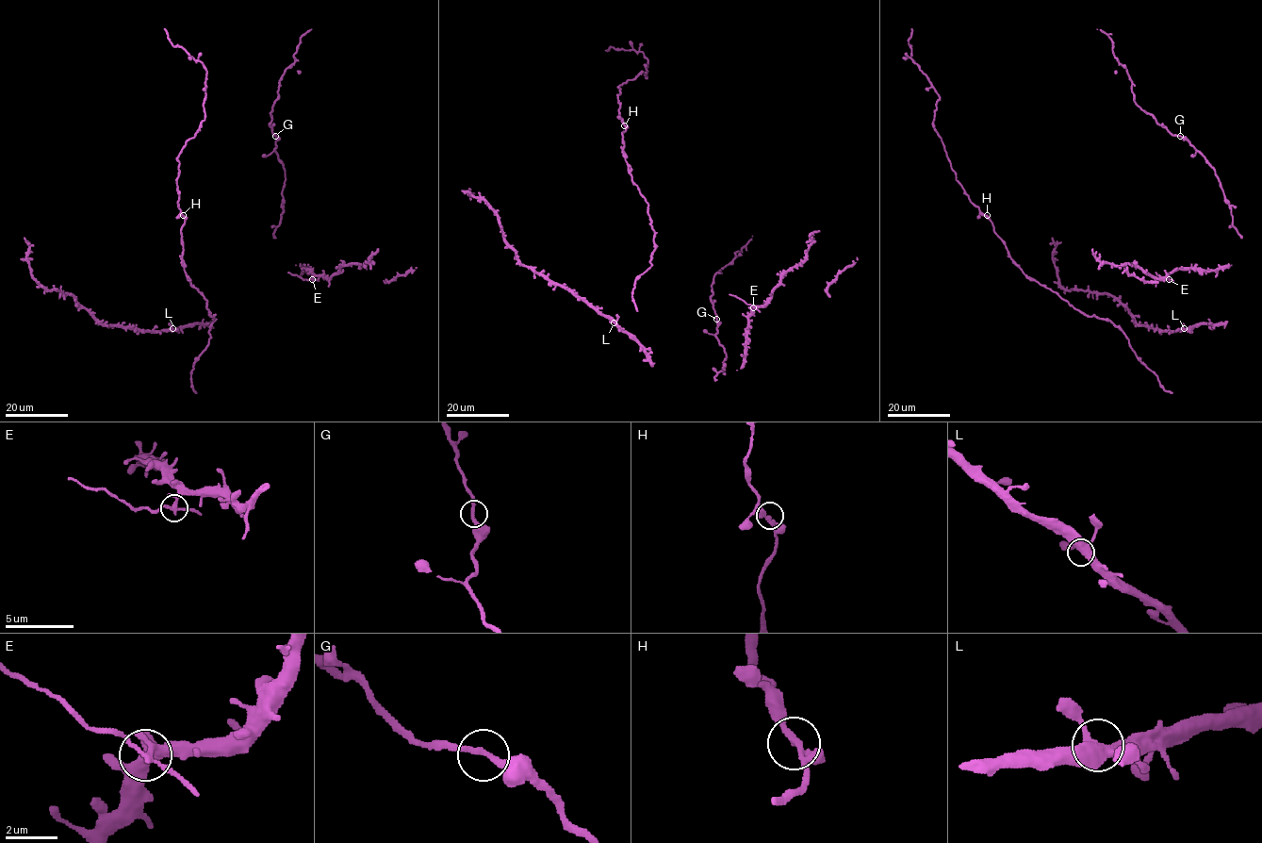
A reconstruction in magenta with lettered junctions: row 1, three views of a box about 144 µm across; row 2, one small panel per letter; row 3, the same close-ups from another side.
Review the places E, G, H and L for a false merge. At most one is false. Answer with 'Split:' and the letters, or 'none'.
Split: E

